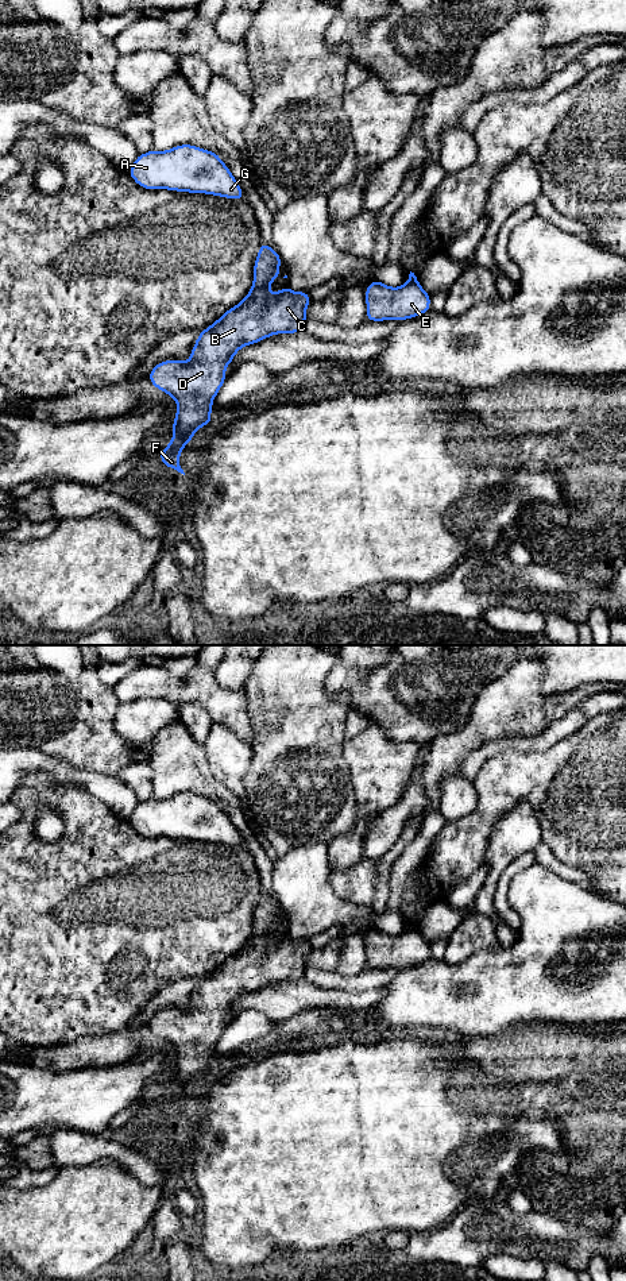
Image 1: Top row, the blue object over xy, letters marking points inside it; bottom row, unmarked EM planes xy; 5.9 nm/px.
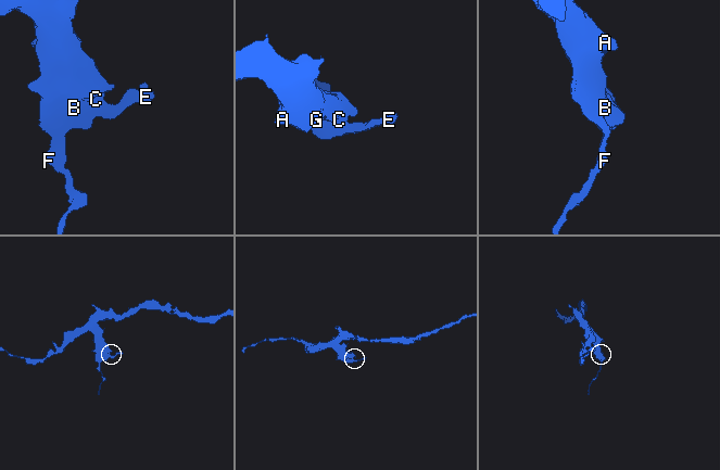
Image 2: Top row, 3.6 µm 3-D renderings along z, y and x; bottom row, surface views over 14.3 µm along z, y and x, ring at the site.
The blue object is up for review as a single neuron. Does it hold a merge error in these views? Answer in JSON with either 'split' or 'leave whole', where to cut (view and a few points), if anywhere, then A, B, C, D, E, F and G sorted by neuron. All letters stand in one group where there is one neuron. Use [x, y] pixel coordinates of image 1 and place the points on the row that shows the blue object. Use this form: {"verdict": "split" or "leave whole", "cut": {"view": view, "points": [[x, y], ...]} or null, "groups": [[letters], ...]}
{"verdict": "leave whole", "cut": null, "groups": [["A", "B", "C", "D", "E", "F", "G"]]}

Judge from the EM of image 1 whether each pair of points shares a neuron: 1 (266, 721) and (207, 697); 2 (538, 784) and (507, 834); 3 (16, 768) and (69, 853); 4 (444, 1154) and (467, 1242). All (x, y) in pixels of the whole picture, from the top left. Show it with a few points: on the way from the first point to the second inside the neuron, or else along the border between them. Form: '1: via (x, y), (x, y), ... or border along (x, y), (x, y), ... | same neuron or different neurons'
1: border along (242, 687), (254, 729), (251, 741) | different neurons
2: border along (498, 815), (516, 803), (525, 802), (541, 830) | different neurons
3: border along (53, 774), (47, 771), (29, 771), (14, 793) | different neurons
4: border along (487, 1195), (468, 1199), (441, 1224), (433, 1227) | different neurons

